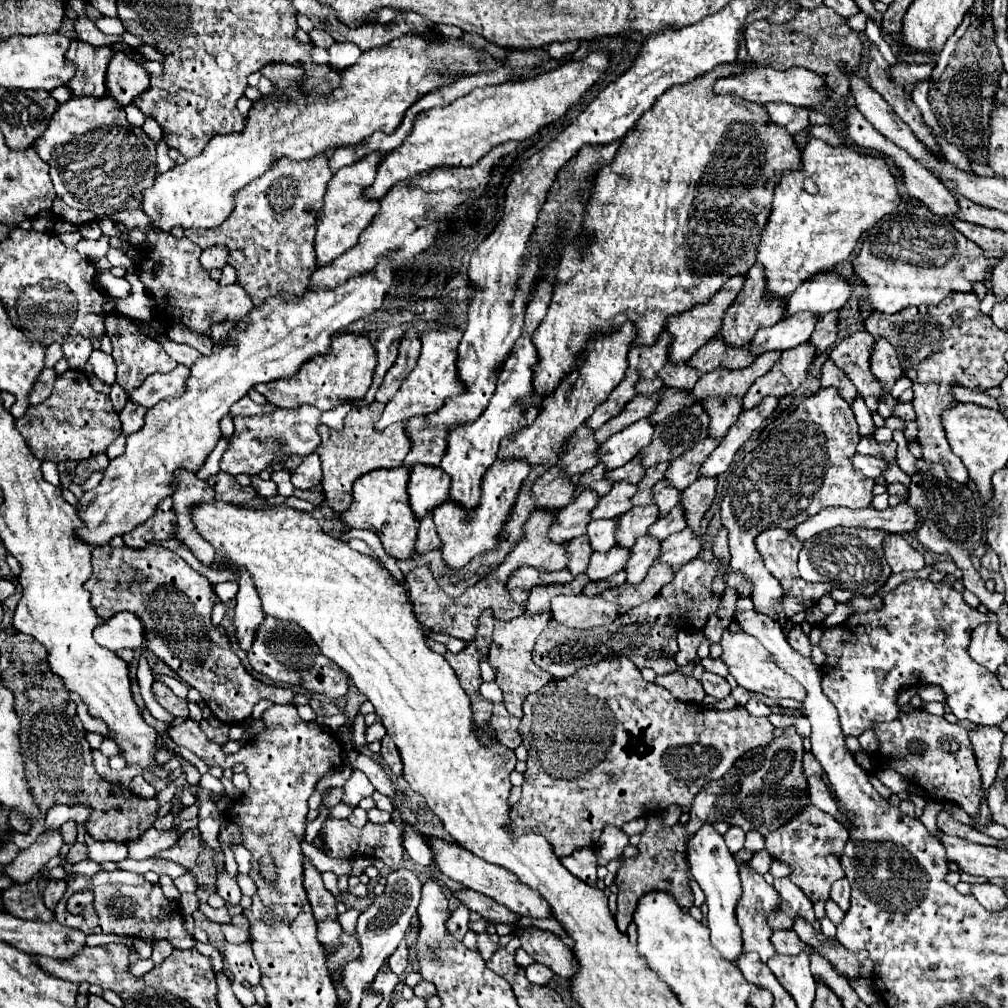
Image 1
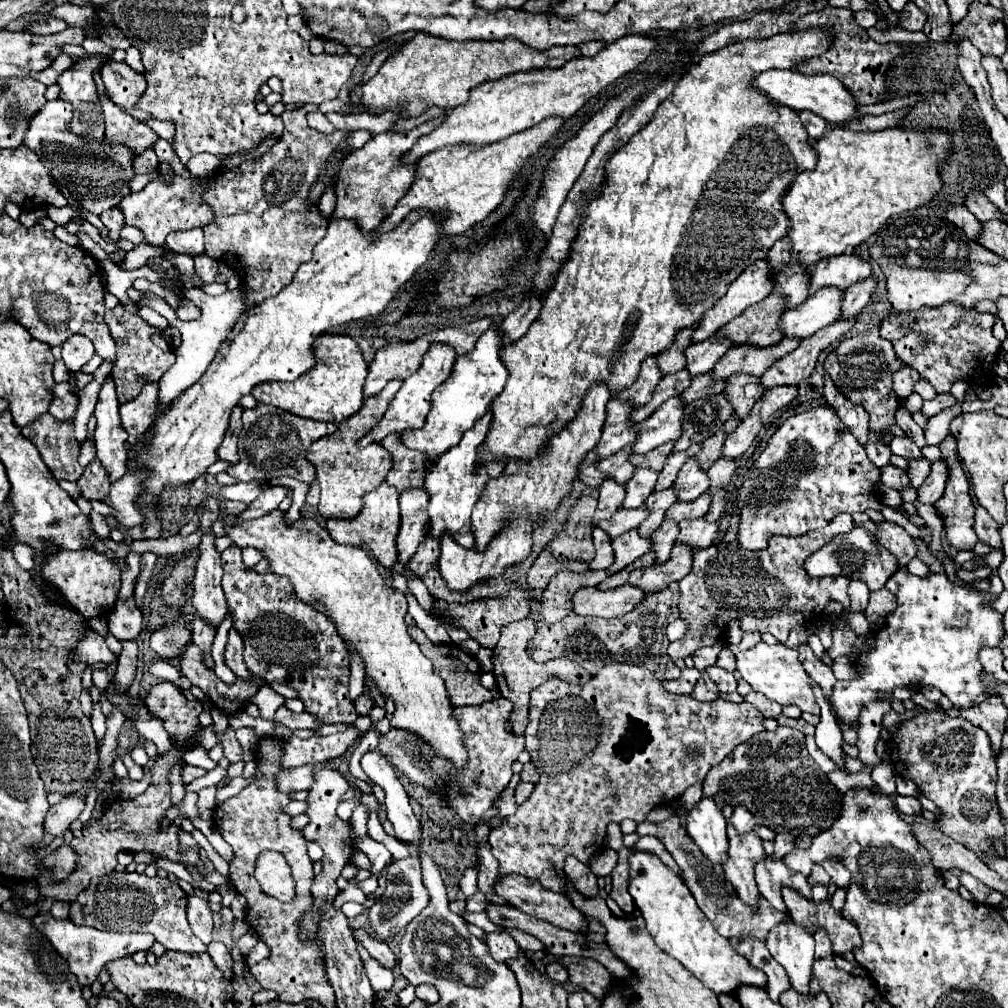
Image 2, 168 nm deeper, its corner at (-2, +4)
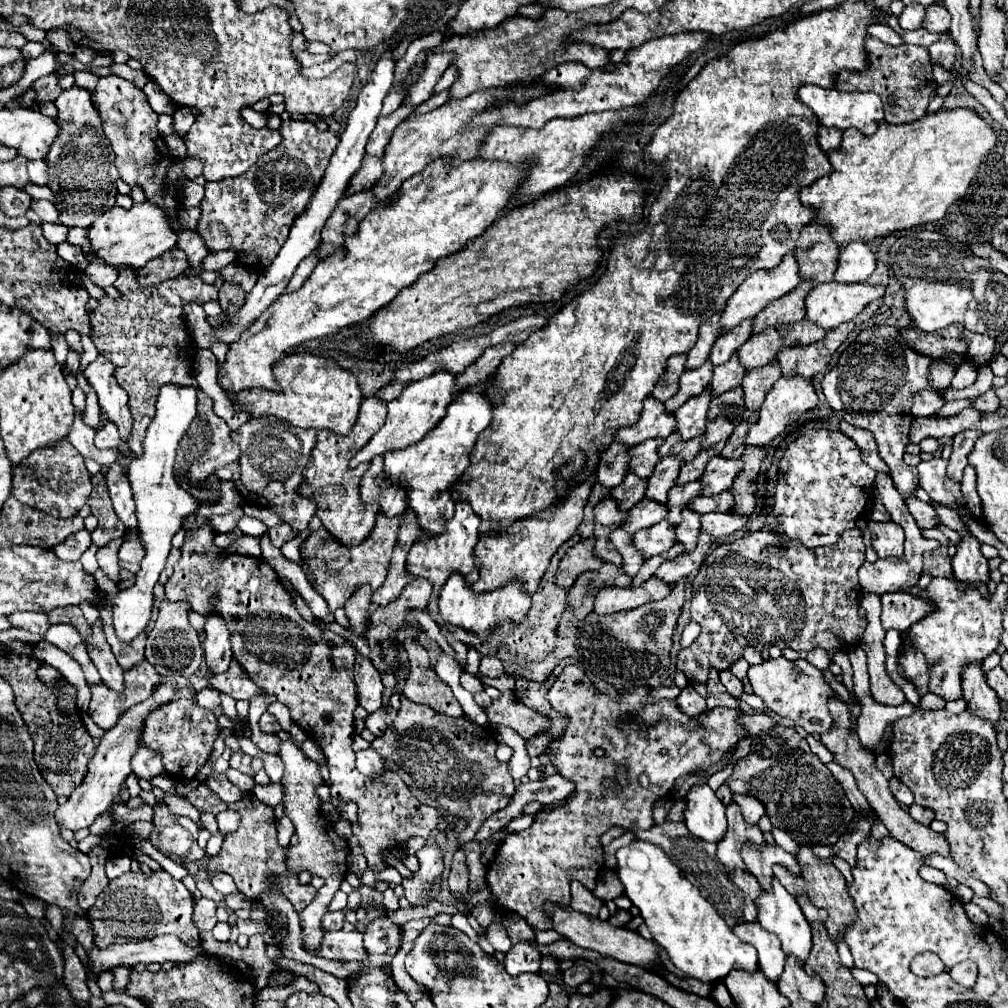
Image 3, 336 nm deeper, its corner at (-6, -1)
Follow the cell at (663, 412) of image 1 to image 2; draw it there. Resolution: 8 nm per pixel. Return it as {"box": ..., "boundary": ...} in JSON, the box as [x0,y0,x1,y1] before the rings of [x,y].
{"box":[680,374,724,404],"boundary":[[[710,374],[692,378],[692,384],[680,394],[680,400],[684,400],[684,404],[692,404],[698,398],[710,398],[716,396],[724,390],[724,382],[722,380],[714,380]]]}

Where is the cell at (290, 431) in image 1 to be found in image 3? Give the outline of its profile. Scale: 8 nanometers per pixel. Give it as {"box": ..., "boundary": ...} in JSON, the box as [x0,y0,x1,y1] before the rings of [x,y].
{"box":[232,417,316,531],"boundary":[[[262,417],[250,419],[238,431],[232,431],[232,439],[240,445],[242,451],[240,479],[236,481],[236,489],[244,501],[250,505],[274,509],[294,531],[304,531],[316,507],[310,499],[298,495],[298,487],[302,483],[302,471],[306,469],[310,453],[316,445],[316,431],[292,427],[278,417]]]}

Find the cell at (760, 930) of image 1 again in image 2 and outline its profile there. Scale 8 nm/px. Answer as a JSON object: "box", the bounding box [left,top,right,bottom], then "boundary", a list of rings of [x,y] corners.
{"box":[724,824,766,906],"boundary":[[[728,824],[728,840],[730,840],[730,860],[724,864],[726,878],[732,882],[736,894],[744,904],[756,906],[760,900],[760,892],[754,882],[754,866],[766,860],[766,852],[762,848],[762,840],[754,834],[738,834]]]}

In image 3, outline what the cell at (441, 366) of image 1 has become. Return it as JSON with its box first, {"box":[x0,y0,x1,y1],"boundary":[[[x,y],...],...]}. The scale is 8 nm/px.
{"box":[350,371,456,467],"boundary":[[[438,371],[434,375],[430,375],[428,379],[420,379],[414,381],[412,385],[408,385],[400,397],[396,397],[396,401],[388,403],[388,415],[384,425],[380,427],[380,431],[352,457],[350,465],[356,467],[360,463],[370,463],[376,455],[384,455],[388,451],[396,451],[396,449],[404,449],[408,445],[418,443],[430,429],[434,429],[438,425],[438,421],[444,417],[446,407],[452,403],[454,397],[454,383],[456,377],[446,373],[446,371]]]}

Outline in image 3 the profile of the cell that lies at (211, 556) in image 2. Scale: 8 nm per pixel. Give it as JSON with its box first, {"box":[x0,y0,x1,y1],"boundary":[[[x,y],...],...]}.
{"box":[204,613,232,675],"boundary":[[[216,613],[206,617],[206,639],[204,639],[204,657],[208,671],[218,675],[224,673],[232,661],[232,647],[230,647],[230,633],[224,625],[224,619]]]}

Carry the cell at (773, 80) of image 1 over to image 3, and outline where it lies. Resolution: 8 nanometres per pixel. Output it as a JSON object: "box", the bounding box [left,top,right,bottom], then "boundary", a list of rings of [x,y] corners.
{"box":[798,85,884,133],"boundary":[[[802,85],[798,95],[800,95],[800,101],[806,103],[814,111],[814,115],[818,117],[818,121],[824,127],[838,127],[842,131],[856,127],[862,133],[870,133],[870,123],[878,123],[884,119],[882,101],[876,93],[846,93],[846,91],[838,91],[838,89],[822,89],[816,85]]]}

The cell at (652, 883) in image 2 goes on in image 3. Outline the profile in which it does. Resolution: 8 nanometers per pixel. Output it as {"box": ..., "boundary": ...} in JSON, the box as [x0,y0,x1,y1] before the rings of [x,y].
{"box":[616,841,758,983],"boundary":[[[634,841],[616,851],[616,873],[624,885],[624,895],[640,909],[640,915],[652,933],[652,939],[666,949],[670,961],[690,977],[704,983],[722,981],[732,969],[758,969],[758,955],[752,945],[740,941],[728,929],[716,909],[700,897],[700,891],[680,875],[670,857],[658,845]]]}

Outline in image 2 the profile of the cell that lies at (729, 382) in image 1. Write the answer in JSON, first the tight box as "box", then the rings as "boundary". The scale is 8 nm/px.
{"box":[712,338,800,380],"boundary":[[[784,338],[780,344],[774,344],[772,348],[758,350],[756,346],[742,344],[732,346],[714,366],[712,376],[716,380],[728,380],[732,374],[750,374],[750,376],[762,376],[776,360],[792,352],[800,340],[796,338]]]}

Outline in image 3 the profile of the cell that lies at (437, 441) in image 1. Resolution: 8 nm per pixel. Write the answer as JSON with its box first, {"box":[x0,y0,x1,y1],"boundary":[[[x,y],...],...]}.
{"box":[360,457,406,517],"boundary":[[[374,457],[370,469],[360,481],[360,497],[364,505],[378,505],[386,517],[396,517],[406,511],[406,491],[400,485],[392,485],[384,479],[384,459]]]}

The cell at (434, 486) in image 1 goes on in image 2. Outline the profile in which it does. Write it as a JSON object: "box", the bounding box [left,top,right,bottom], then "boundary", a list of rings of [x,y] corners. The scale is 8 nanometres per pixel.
{"box":[396,488,428,572],"boundary":[[[408,488],[400,494],[400,536],[398,542],[398,562],[396,572],[402,572],[410,556],[416,552],[420,540],[424,540],[424,528],[428,528],[428,492],[424,488]]]}

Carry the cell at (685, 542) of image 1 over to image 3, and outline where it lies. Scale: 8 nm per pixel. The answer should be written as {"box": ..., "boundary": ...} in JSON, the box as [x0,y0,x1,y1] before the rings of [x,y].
{"box":[702,513,746,539],"boundary":[[[706,513],[702,515],[702,531],[710,533],[714,539],[732,535],[738,529],[742,529],[746,523],[746,517],[736,517],[732,513]]]}

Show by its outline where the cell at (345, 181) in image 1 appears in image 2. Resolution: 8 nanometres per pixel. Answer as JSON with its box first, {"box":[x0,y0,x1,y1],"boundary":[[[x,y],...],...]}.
{"box":[330,116,444,232],"boundary":[[[444,116],[430,120],[410,132],[400,132],[400,134],[378,134],[372,136],[372,140],[368,140],[362,148],[352,150],[338,172],[338,180],[336,180],[336,208],[330,216],[330,220],[356,220],[356,224],[360,224],[360,232],[372,232],[382,218],[386,218],[392,208],[396,206],[396,202],[408,192],[410,182],[414,180],[414,166],[404,166],[400,164],[400,158],[404,152],[408,152],[408,148],[412,148],[416,144],[416,140],[428,132],[432,132],[432,128],[436,128],[440,124]]]}

